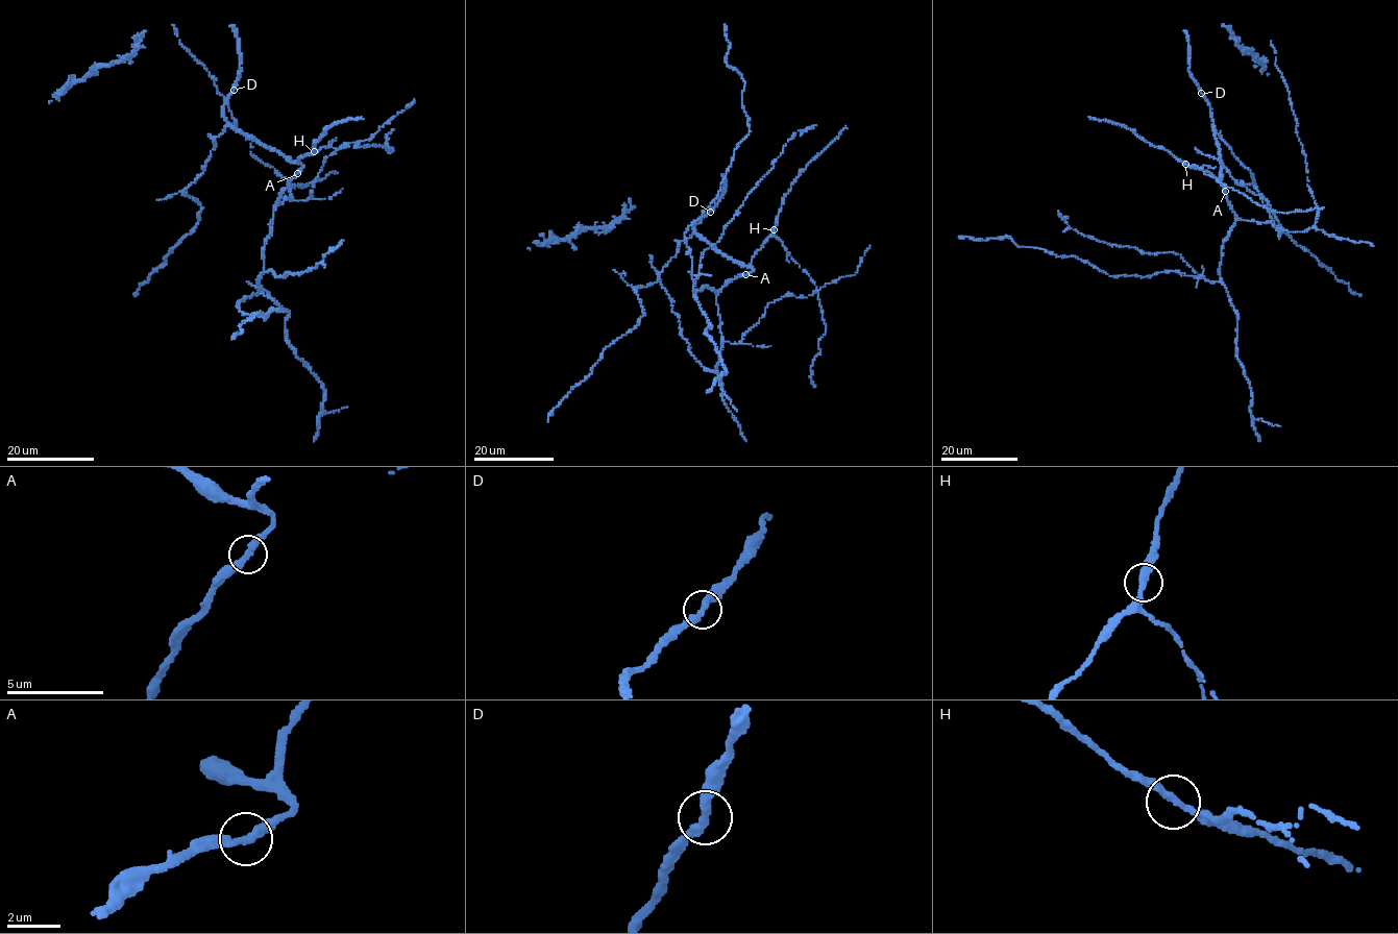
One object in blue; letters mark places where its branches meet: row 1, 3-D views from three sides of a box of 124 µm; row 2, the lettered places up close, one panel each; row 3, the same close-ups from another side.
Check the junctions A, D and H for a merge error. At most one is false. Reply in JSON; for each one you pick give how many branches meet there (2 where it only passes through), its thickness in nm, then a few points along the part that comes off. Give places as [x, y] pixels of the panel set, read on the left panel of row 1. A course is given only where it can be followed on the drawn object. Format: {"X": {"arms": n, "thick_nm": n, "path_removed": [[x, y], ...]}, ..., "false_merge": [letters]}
{"false_merge": []}

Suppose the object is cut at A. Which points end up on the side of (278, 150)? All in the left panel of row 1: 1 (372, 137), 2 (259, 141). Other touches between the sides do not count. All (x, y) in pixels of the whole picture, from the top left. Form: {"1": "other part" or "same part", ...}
{"1": "other part", "2": "same part"}

